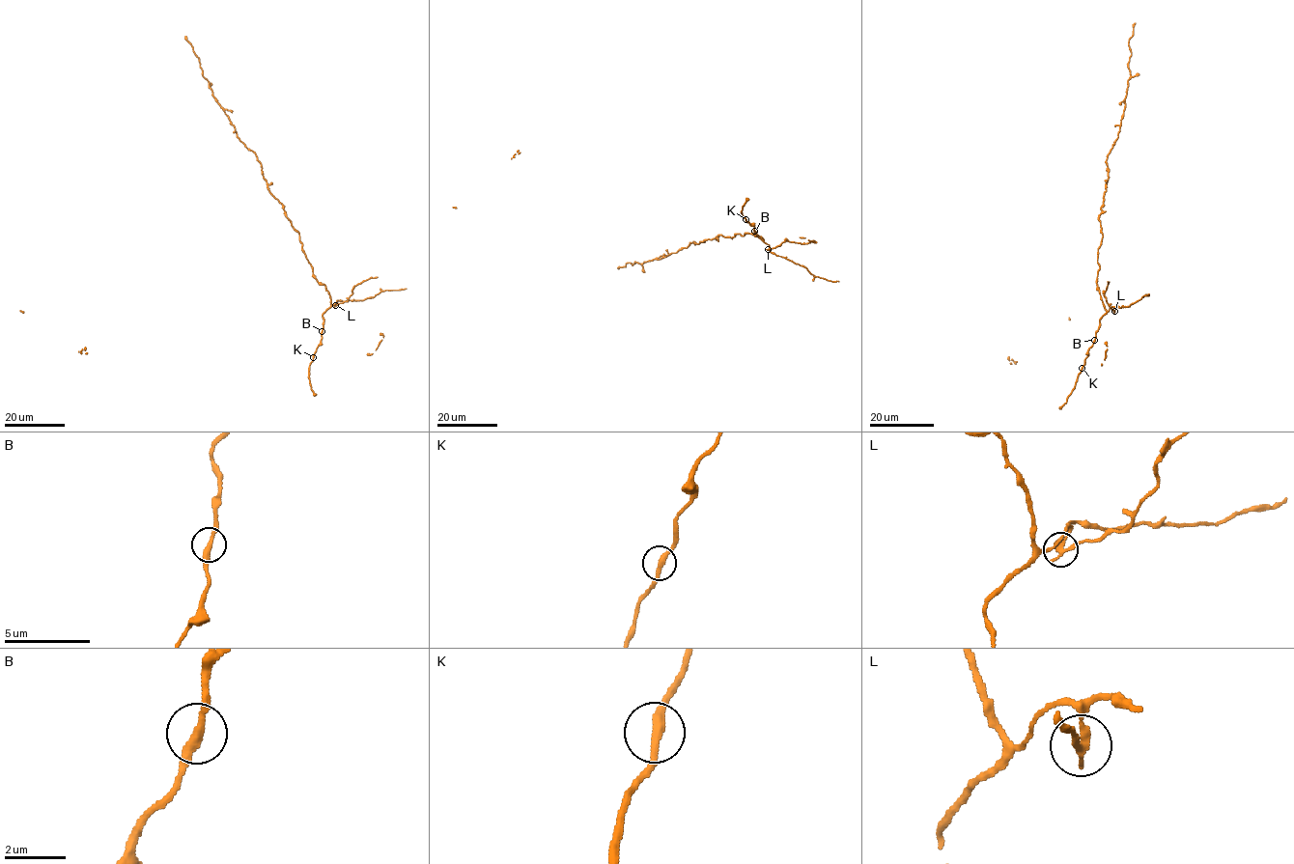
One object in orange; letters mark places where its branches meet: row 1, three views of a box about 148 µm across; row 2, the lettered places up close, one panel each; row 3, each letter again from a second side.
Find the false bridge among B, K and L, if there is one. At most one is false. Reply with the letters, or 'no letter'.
L

